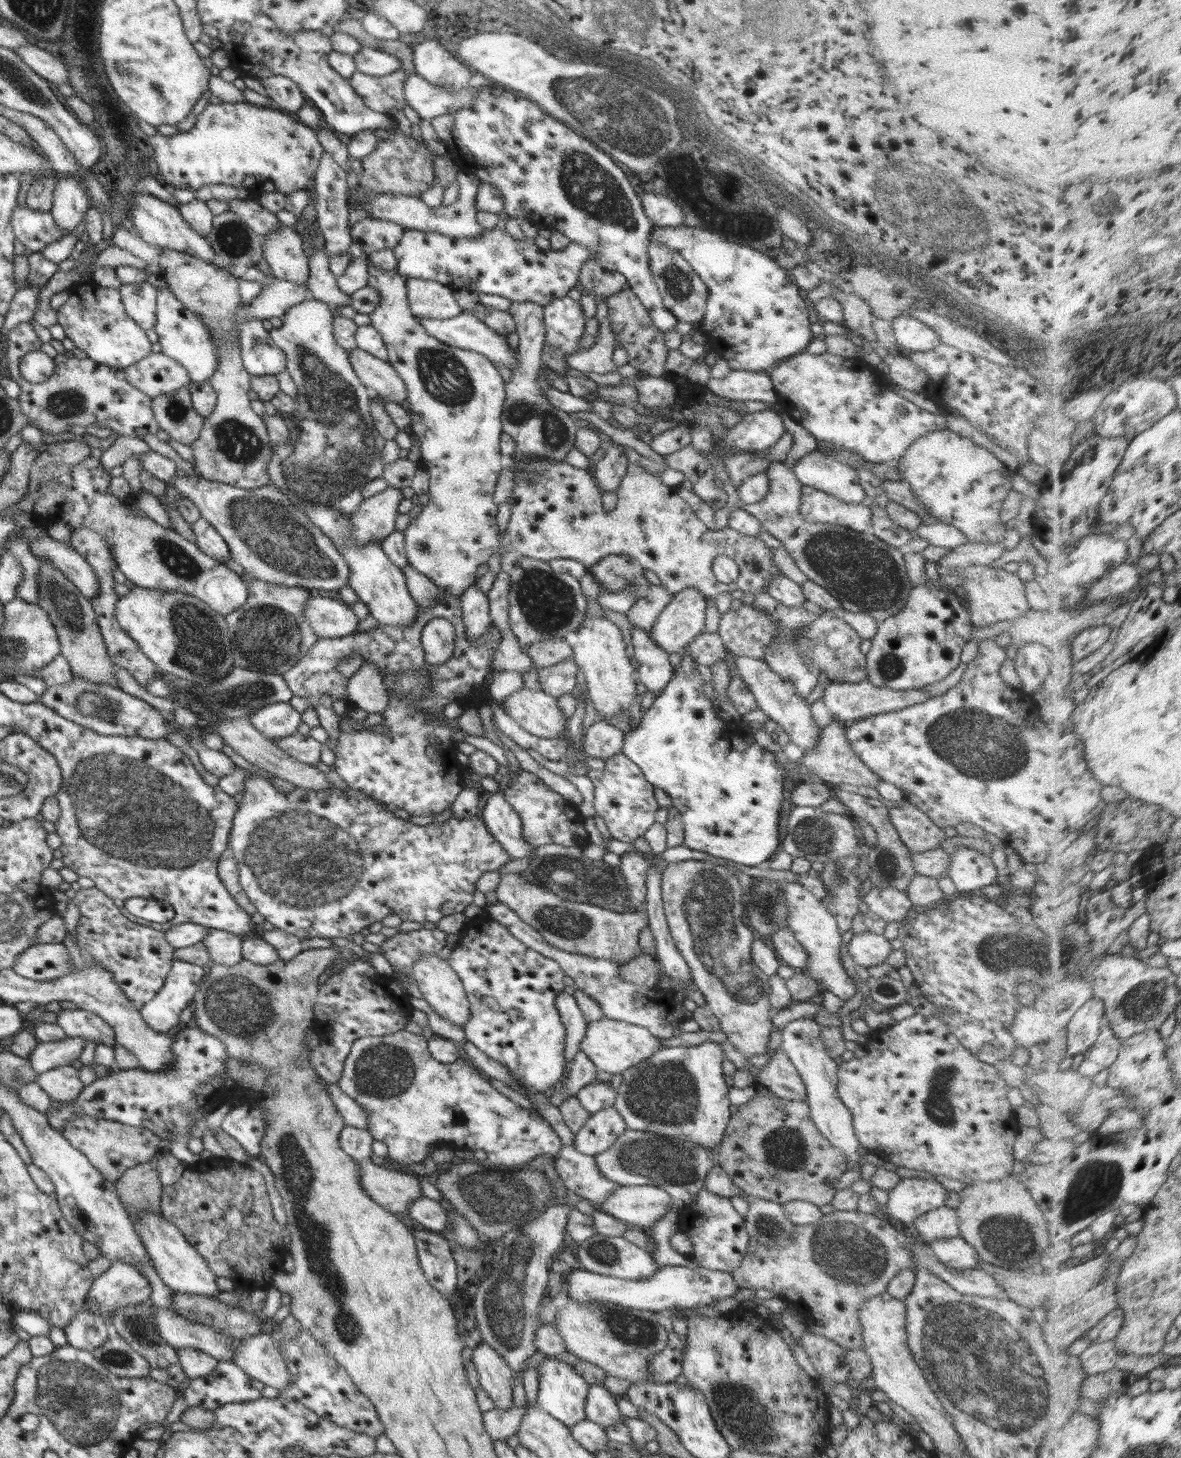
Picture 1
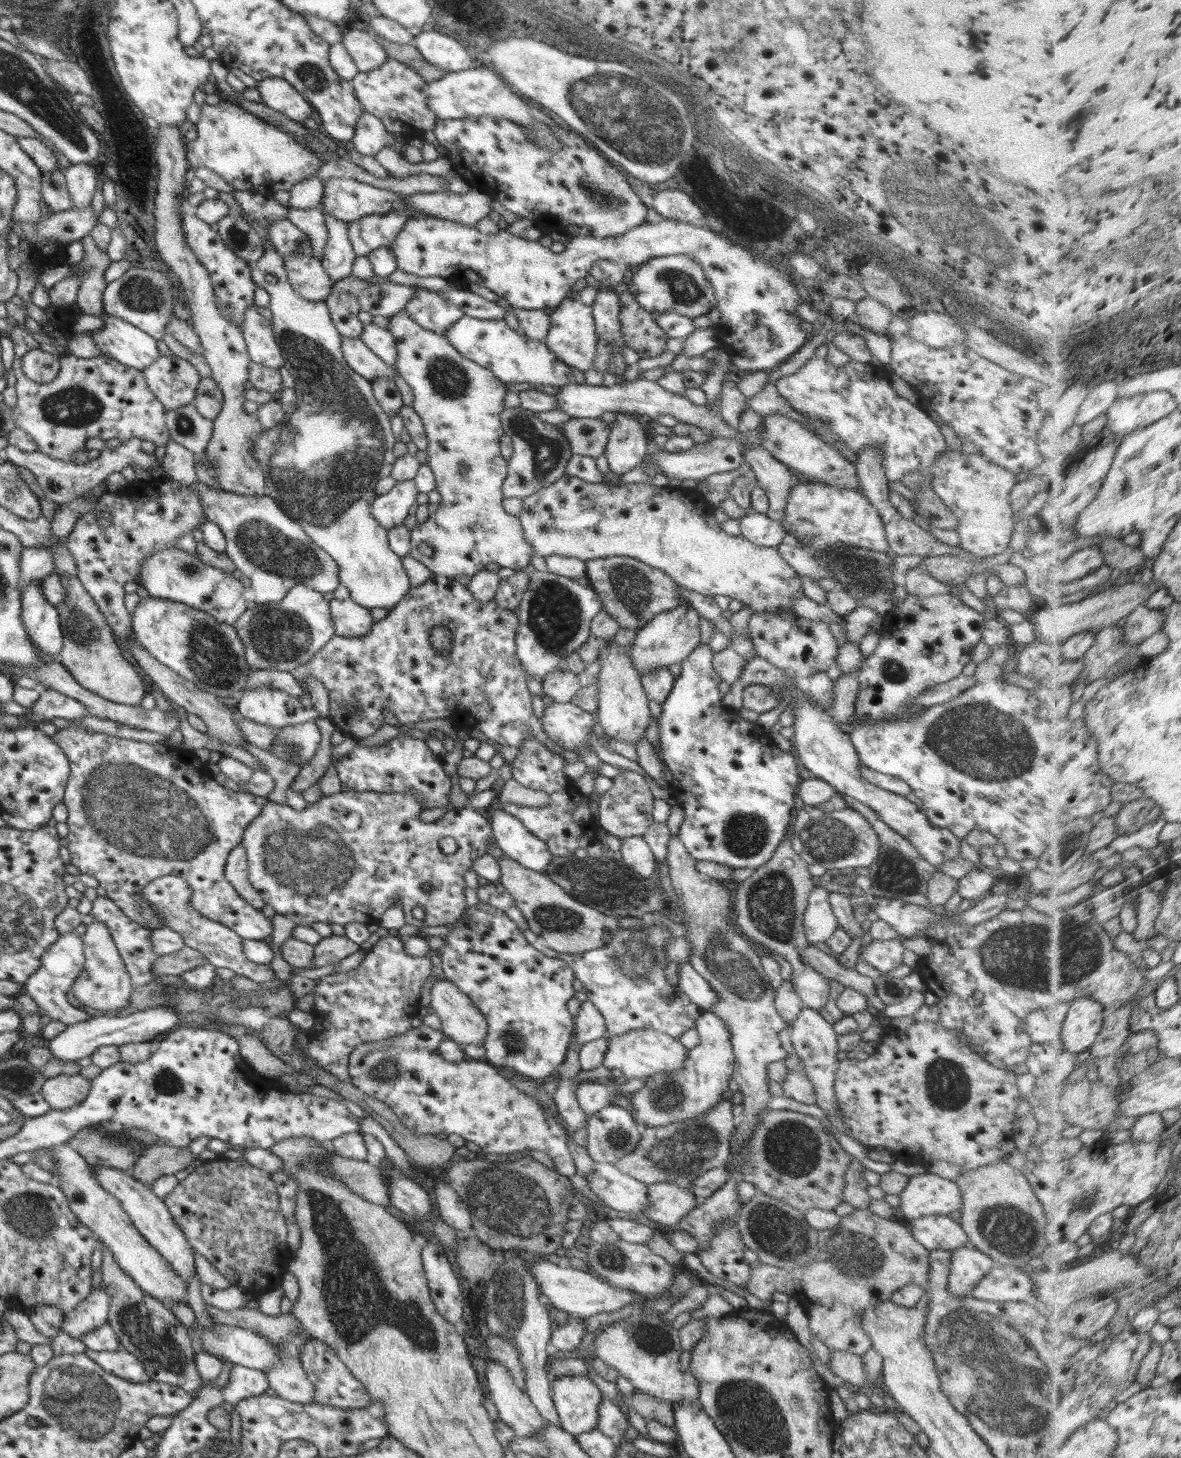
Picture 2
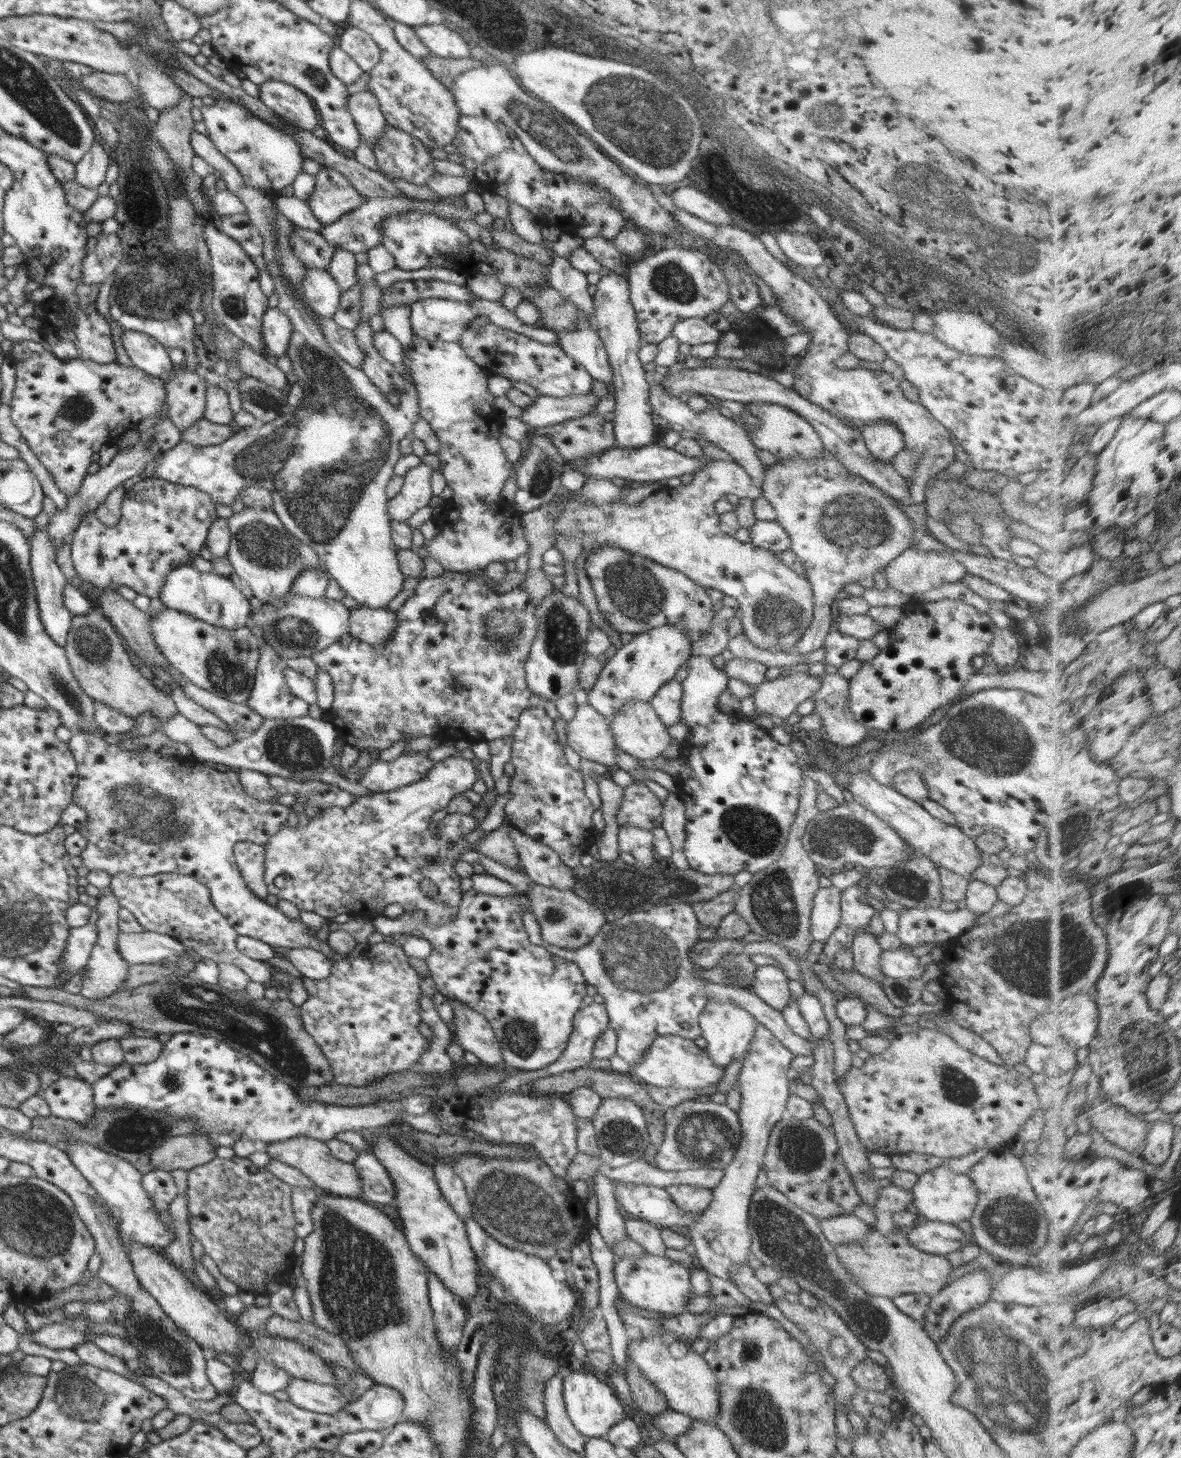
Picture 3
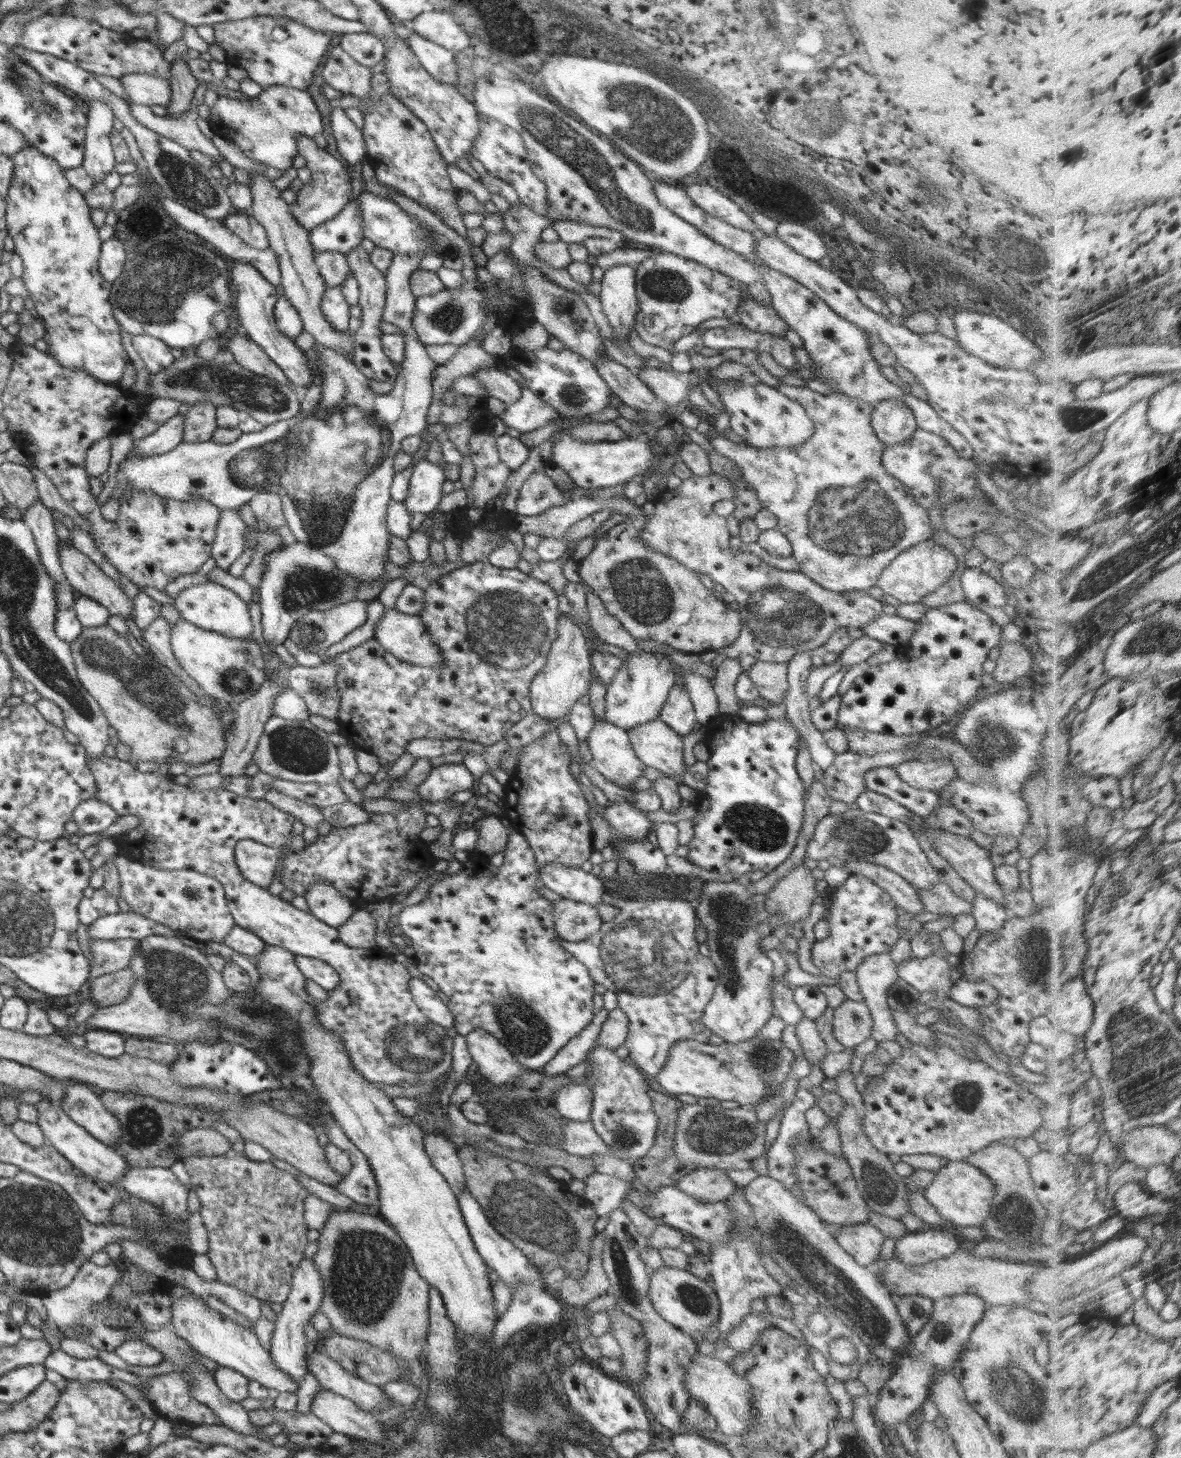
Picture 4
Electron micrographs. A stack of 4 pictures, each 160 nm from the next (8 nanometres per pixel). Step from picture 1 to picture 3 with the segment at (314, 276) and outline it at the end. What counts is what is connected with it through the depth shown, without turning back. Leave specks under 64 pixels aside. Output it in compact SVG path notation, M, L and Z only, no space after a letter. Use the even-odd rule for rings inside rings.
M277 194L273 196L277 210L280 211L293 225L314 232L322 232L323 222L320 222L312 212L307 201L296 198L294 195Z

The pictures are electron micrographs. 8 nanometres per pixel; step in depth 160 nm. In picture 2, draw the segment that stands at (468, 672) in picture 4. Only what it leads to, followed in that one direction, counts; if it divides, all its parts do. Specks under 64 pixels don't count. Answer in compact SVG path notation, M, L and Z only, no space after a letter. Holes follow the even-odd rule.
M433 574L433 577L424 582L423 585L410 587L409 591L404 595L404 598L400 599L400 602L393 606L386 617L378 622L372 621L370 616L370 609L360 606L357 602L352 599L332 599L329 601L330 614L332 622L335 628L335 635L321 648L308 662L297 666L291 671L294 678L298 680L300 688L302 688L304 694L308 693L308 680L314 678L318 680L329 694L329 719L332 724L340 730L342 734L346 736L352 736L357 740L368 738L372 736L385 723L385 716L383 710L389 708L394 713L394 716L398 718L399 722L408 724L408 722L418 722L421 720L436 720L436 718L448 718L453 723L453 726L459 729L470 730L476 728L480 732L484 733L484 736L503 744L506 746L514 746L518 748L524 739L528 737L535 737L538 741L546 745L548 750L561 755L562 746L555 744L544 732L540 726L542 723L534 715L532 707L532 697L526 686L526 674L523 670L523 666L517 657L515 636L520 624L516 611L500 608L497 602L492 600L491 602L482 602L475 599L475 596L471 593L471 590L466 586L466 582L458 579L448 578L442 575ZM435 626L448 626L448 630L453 634L451 647L447 655L441 655L435 651L435 648L430 642L430 633Z

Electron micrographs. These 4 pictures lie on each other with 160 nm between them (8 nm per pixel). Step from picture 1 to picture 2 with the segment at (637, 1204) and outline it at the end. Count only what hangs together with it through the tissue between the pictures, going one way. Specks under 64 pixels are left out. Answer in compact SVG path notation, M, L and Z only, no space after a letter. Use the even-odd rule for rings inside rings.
M671 1182L647 1185L647 1189L649 1204L641 1213L669 1230L673 1229L701 1201L688 1189L681 1189Z

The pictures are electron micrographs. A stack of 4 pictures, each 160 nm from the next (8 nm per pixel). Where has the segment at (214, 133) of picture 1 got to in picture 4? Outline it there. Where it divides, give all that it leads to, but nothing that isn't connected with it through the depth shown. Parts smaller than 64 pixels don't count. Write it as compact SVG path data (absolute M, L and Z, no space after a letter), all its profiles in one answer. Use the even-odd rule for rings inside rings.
M270 86L258 97L252 97L248 102L240 102L228 96L218 96L218 100L210 108L209 125L216 135L232 140L238 144L238 148L252 160L260 162L272 168L286 171L293 166L294 157L298 157L297 134L305 134L308 138L314 138L316 134L322 134L322 116L318 111L310 94L304 90L297 90L288 86Z

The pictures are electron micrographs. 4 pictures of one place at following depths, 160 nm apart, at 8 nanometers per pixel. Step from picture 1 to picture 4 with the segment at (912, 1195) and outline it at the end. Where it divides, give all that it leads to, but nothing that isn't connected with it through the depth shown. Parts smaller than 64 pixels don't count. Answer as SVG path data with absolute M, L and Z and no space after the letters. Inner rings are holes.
M949 1161L934 1175L935 1179L925 1188L924 1196L938 1214L959 1229L965 1226L982 1226L991 1211L991 1204L997 1193L992 1179L964 1161Z

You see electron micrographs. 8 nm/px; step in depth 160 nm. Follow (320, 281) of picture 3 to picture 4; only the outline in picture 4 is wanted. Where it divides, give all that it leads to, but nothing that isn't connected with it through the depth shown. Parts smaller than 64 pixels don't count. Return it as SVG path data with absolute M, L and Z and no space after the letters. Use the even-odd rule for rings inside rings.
M327 286L320 303L321 311L325 319L338 332L349 332L350 305L346 302L341 288L338 286Z

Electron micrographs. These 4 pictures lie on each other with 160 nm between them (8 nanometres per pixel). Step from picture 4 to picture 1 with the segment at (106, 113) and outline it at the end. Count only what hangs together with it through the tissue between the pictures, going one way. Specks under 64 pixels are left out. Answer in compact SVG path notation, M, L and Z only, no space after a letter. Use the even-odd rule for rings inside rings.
M60 175L49 214L63 230L64 236L70 234L82 222L91 205L89 194L78 178Z

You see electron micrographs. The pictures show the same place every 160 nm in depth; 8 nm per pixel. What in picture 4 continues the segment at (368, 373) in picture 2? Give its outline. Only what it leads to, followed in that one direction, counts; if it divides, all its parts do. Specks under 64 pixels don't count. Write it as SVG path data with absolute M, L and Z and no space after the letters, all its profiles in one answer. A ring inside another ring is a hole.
M252 173L249 187L253 196L249 213L265 228L268 247L278 255L281 272L280 286L284 288L284 296L301 316L304 330L309 332L316 342L334 349L337 353L341 352L341 356L350 358L352 353L348 352L353 348L352 333L334 330L320 308L325 293L325 280L315 263L315 250L310 245L309 231L292 216L291 206L274 187L273 180L260 173Z

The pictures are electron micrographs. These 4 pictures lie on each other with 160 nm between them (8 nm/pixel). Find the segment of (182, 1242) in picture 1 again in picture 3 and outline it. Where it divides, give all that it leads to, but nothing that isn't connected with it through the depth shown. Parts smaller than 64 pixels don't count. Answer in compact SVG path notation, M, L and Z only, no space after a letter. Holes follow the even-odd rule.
M86 1141L69 1142L64 1151L74 1167L80 1171L104 1202L120 1214L119 1236L125 1248L131 1240L159 1250L164 1250L172 1242L171 1232L165 1222L160 1220L153 1204L154 1200L142 1188L143 1174L138 1169L128 1164L126 1160L108 1154L105 1150L100 1150L100 1147L88 1144Z

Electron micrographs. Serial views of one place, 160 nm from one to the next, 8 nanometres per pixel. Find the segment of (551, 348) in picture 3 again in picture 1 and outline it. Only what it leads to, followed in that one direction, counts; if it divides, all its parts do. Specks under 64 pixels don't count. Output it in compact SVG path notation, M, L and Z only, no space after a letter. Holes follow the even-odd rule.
M463 312L458 316L454 316L454 318L444 320L419 317L417 317L417 320L419 329L427 332L428 336L434 338L434 340L437 340L439 343L483 354L488 360L492 361L495 367L505 366L508 370L512 371L515 370L515 366L517 366L517 352L510 348L506 342L507 338L504 335L498 334L495 330L492 330L485 322L476 318L472 313Z

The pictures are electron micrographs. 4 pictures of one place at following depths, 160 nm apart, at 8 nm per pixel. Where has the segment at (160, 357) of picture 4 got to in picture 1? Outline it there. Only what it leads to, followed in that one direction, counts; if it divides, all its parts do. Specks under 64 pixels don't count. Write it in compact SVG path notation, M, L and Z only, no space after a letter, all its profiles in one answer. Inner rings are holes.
M93 281L72 286L68 302L53 312L56 323L65 330L66 337L83 350L88 358L117 369L124 369L151 353L151 342L145 330L126 314L118 289L104 288Z

